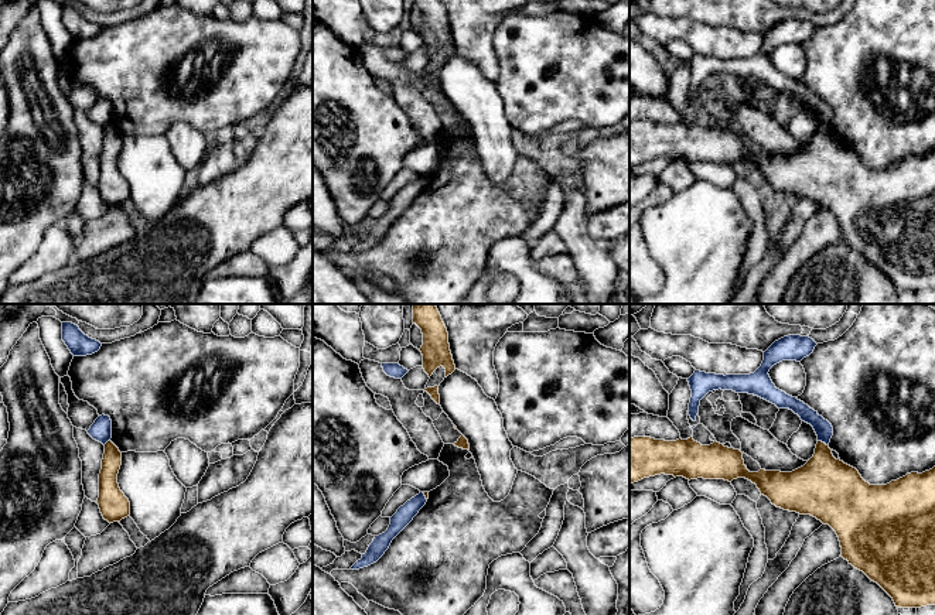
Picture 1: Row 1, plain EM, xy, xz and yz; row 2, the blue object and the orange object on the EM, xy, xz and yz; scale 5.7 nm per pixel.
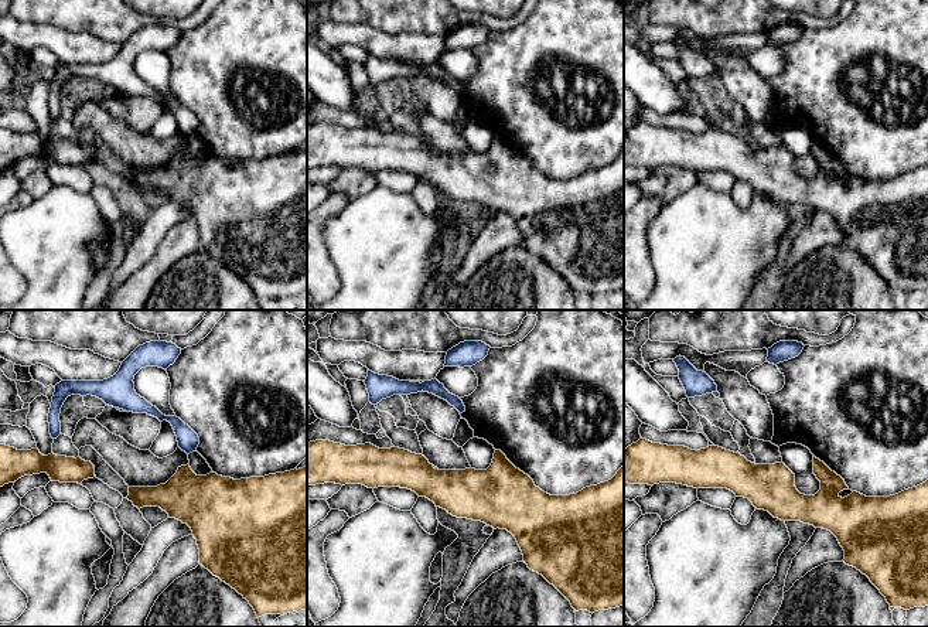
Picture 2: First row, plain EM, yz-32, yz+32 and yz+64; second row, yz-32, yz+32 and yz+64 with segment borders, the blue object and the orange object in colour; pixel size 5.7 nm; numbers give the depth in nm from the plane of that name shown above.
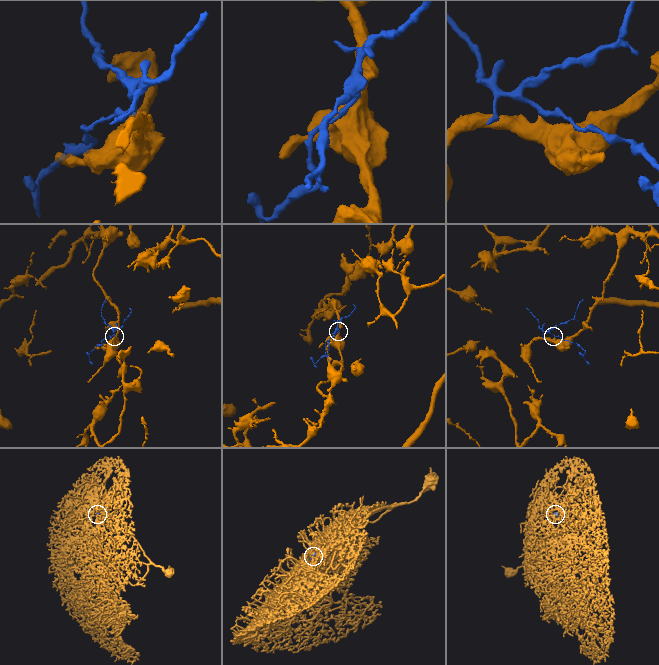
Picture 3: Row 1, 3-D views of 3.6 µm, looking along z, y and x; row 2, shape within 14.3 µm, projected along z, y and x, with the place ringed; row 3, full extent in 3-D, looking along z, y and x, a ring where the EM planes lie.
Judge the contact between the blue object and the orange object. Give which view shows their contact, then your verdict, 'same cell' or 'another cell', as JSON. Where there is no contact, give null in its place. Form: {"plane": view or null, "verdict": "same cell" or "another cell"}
{"plane": "yz", "verdict": "another cell"}

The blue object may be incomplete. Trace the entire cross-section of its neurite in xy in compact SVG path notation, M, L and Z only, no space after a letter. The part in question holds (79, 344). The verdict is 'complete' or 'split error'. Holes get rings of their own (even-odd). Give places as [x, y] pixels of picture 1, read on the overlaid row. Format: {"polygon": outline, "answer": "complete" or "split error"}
{"polygon": "M62 322L62 341L74 356L86 356L98 352L102 344L85 335L78 325Z", "answer": "complete"}

